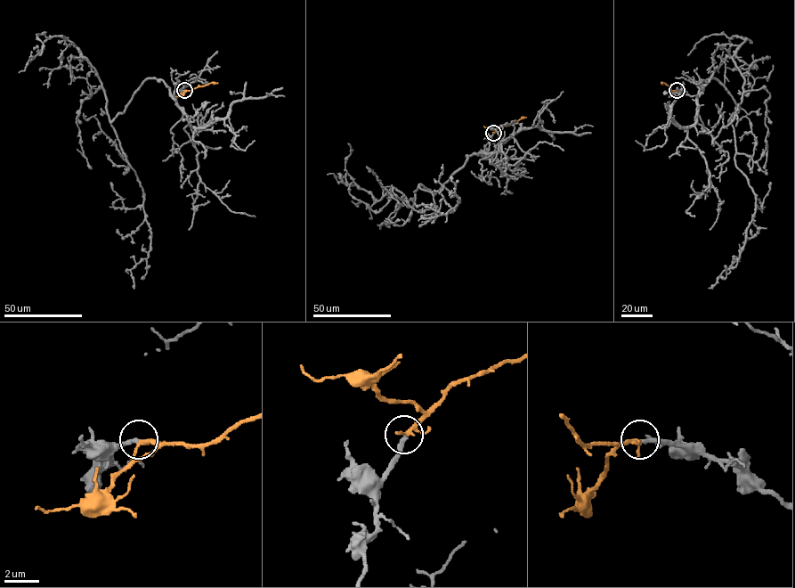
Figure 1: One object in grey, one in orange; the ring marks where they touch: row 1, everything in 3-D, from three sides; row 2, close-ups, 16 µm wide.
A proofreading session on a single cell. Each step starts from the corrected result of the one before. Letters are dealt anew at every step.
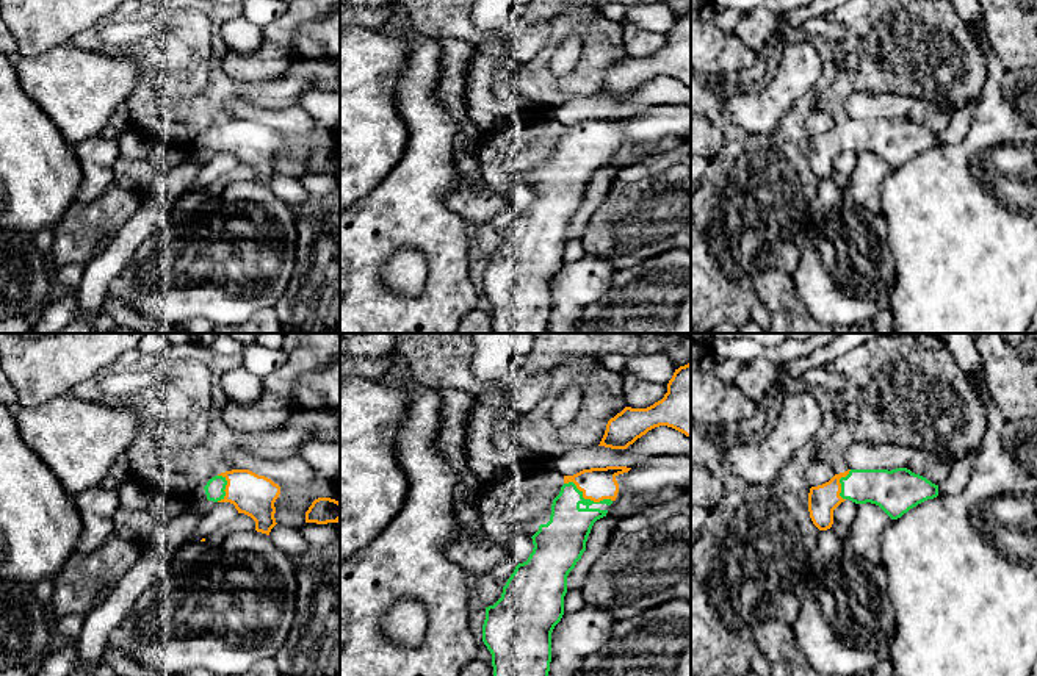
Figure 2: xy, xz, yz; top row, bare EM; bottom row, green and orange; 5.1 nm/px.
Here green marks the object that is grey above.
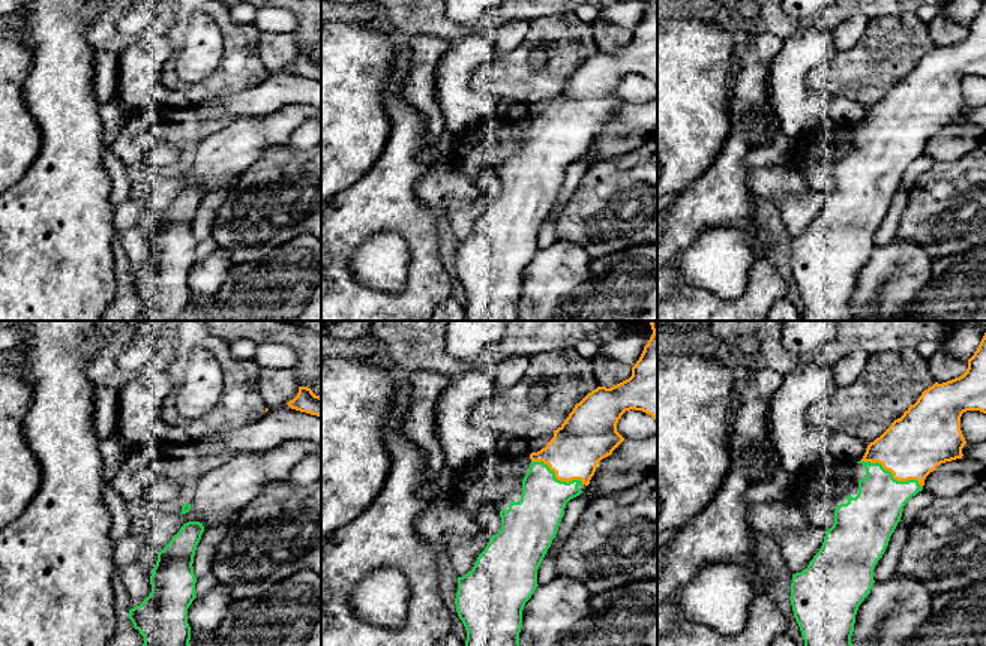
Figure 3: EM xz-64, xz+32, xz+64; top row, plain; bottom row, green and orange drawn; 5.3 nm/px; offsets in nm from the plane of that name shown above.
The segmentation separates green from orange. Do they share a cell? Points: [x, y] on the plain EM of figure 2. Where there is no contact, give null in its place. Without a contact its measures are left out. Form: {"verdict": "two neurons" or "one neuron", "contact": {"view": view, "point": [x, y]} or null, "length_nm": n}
{"verdict": "one neuron", "contact": {"view": "xz", "point": [586, 149]}, "length_nm": 260}

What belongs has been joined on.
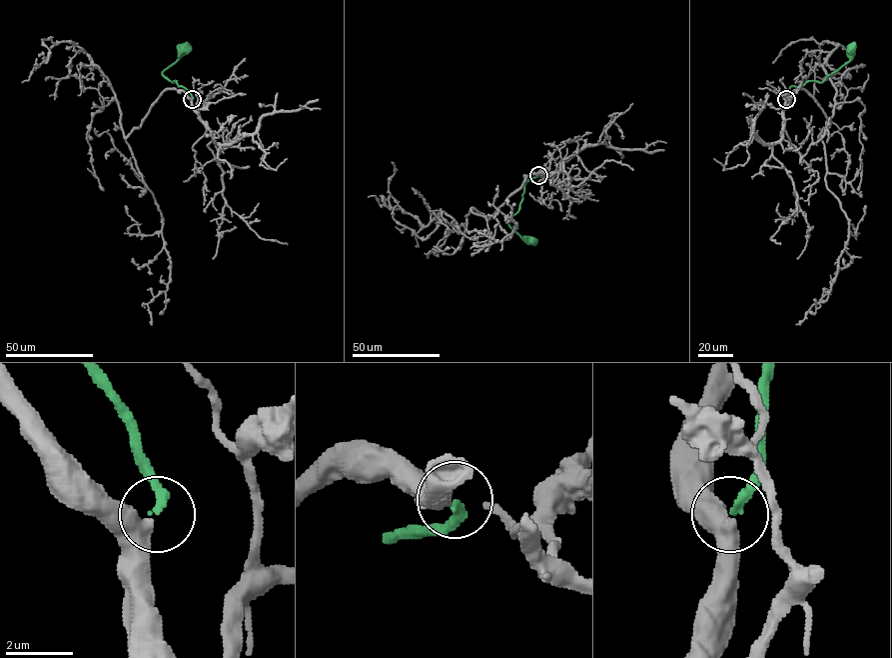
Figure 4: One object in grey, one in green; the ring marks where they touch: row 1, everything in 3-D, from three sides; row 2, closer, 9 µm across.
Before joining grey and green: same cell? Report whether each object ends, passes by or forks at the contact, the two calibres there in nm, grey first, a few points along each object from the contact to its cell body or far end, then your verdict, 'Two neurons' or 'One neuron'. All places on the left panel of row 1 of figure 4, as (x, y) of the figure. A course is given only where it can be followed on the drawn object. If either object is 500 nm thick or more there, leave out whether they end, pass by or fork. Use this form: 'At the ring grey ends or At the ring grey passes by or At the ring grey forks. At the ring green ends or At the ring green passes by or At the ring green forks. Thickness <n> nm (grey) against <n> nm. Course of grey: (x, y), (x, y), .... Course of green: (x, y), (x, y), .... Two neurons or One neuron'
At the ring grey passes by. At the ring green ends. Thickness 400 nm (grey) against 240 nm. Course of grey: (192, 99), (182, 90), (167, 89), (125, 139), (161, 213), (170, 259), (167, 289), (147, 304), (152, 324). Course of green: (193, 99), (189, 91), (162, 74), (186, 49). One neuron

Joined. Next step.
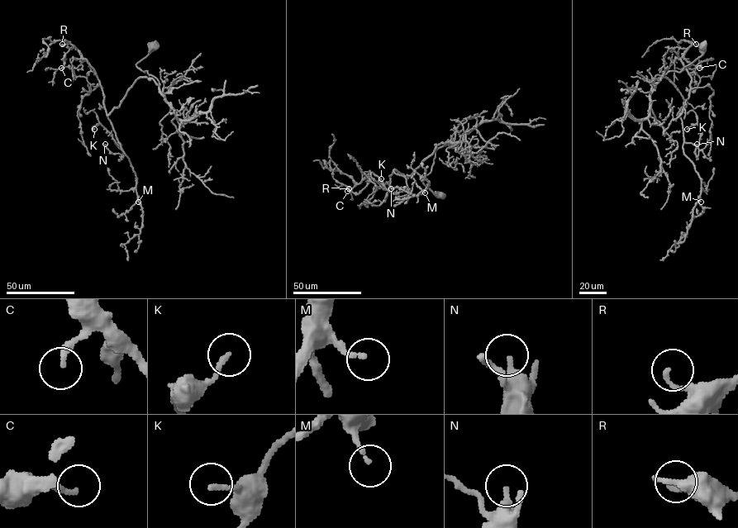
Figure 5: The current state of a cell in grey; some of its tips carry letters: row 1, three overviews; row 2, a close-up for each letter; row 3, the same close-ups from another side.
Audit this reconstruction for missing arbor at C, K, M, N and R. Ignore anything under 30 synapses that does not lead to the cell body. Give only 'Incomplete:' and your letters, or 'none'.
Incomplete: none

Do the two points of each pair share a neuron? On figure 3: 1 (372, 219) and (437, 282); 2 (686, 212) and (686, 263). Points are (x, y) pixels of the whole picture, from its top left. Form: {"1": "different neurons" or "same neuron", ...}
{"1": "same neuron", "2": "different neurons"}

